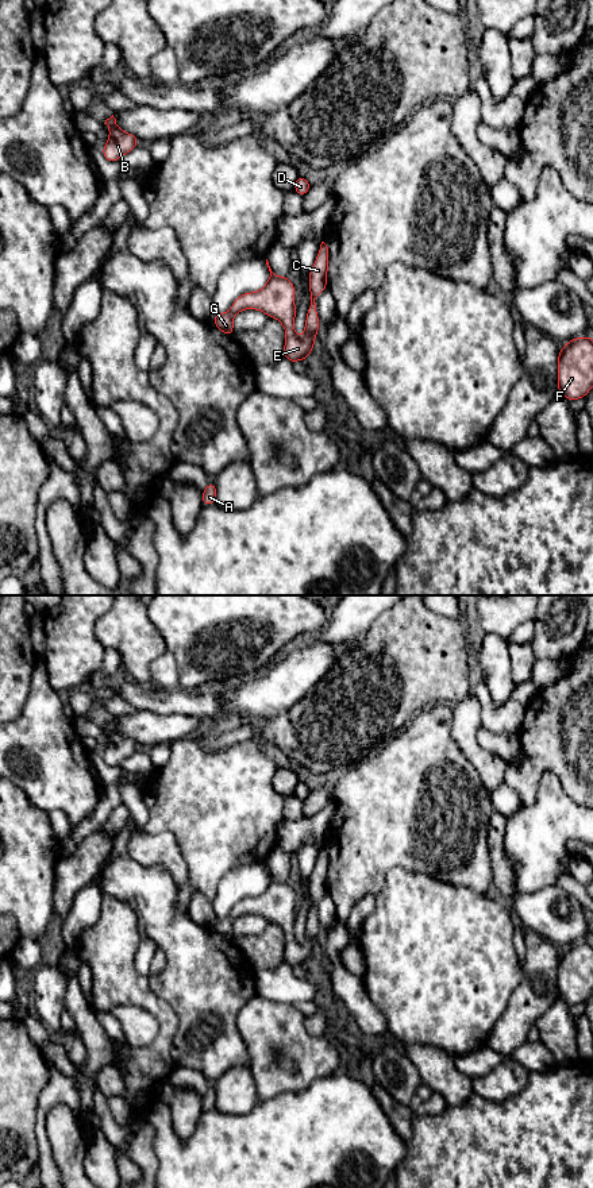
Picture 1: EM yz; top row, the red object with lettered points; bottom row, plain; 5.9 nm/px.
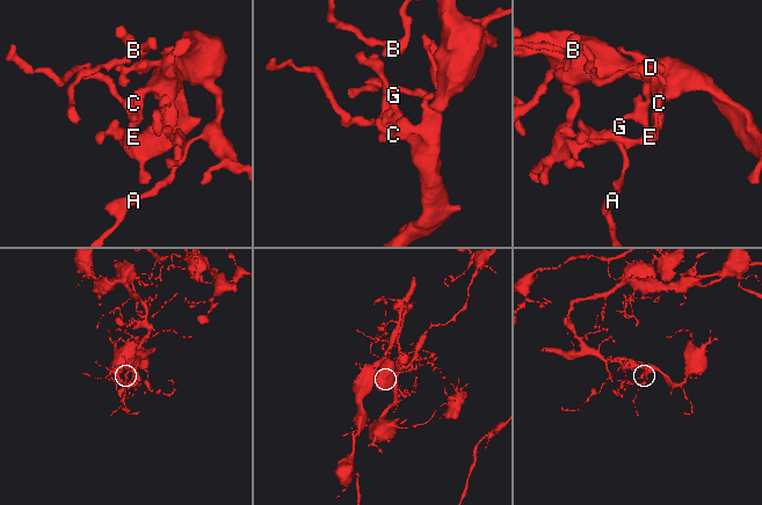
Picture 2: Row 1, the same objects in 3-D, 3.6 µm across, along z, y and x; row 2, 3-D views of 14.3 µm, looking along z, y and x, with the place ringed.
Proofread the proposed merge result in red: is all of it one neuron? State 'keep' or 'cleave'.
keep

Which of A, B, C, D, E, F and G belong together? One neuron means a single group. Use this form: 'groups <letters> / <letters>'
groups A B C D E F G

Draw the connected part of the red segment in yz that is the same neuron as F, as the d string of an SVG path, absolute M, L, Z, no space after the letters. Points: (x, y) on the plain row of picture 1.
M577 942L558 961L558 996L569 1006L584 1003L593 992L593 945Z

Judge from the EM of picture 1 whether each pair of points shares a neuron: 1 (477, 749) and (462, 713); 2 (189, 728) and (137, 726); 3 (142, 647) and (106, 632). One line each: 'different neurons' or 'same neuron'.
1: same neuron
2: same neuron
3: same neuron

